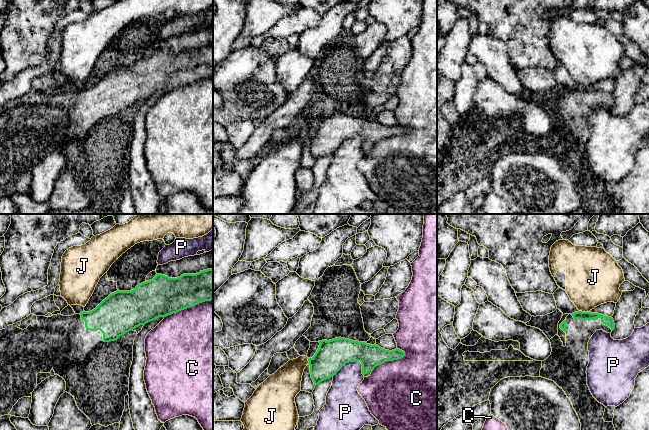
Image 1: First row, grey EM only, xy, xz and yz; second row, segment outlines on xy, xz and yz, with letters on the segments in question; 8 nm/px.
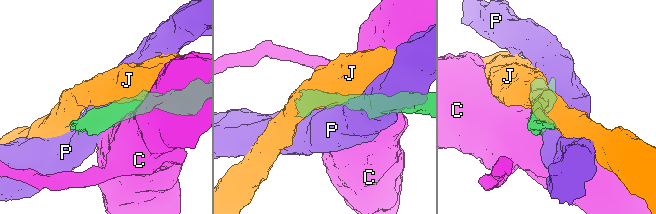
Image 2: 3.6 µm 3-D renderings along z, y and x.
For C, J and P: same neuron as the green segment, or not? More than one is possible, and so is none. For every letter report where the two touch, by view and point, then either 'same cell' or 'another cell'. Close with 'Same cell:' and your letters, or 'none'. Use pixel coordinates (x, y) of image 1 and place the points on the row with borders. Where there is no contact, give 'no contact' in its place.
C: xy (188, 307) | another cell
J: yz (584, 312) | another cell
P: xz (347, 362) | another cell
Same cell: none

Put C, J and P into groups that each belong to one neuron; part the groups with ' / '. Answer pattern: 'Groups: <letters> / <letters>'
Groups: C / J / P

